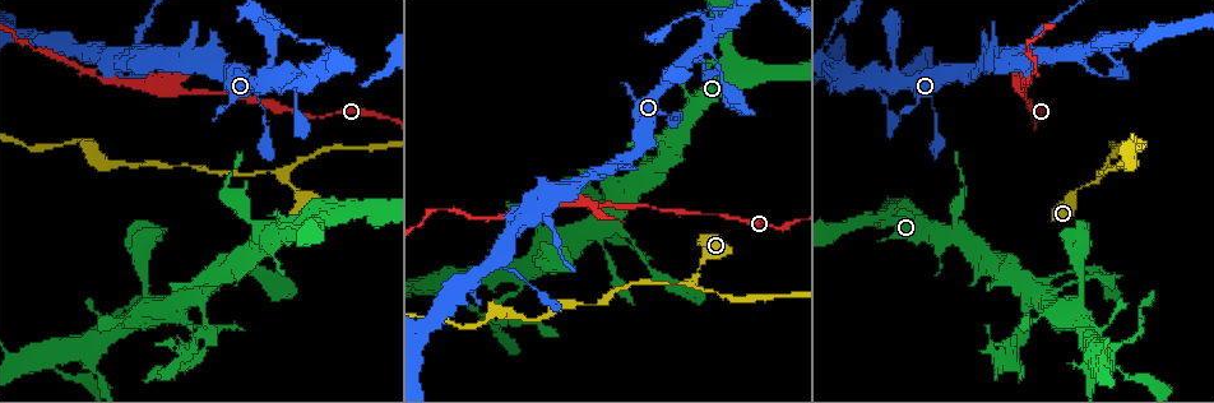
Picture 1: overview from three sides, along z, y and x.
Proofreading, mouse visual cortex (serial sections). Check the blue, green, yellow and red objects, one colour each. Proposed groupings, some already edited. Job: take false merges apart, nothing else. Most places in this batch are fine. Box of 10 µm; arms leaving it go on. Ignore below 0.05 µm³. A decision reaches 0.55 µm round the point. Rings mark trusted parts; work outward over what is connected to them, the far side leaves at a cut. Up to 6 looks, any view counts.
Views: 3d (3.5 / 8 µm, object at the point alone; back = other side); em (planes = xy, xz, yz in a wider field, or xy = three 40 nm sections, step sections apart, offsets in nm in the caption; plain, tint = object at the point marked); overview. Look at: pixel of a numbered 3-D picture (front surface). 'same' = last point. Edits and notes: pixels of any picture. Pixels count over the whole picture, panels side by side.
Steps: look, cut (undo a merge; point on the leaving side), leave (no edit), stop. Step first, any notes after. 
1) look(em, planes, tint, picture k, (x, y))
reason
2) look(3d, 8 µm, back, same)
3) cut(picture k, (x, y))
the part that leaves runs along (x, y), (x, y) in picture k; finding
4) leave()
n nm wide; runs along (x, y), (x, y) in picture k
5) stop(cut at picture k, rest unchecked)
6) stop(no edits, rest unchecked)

look(3d, 3.5 µm, picture 1, (689, 280))

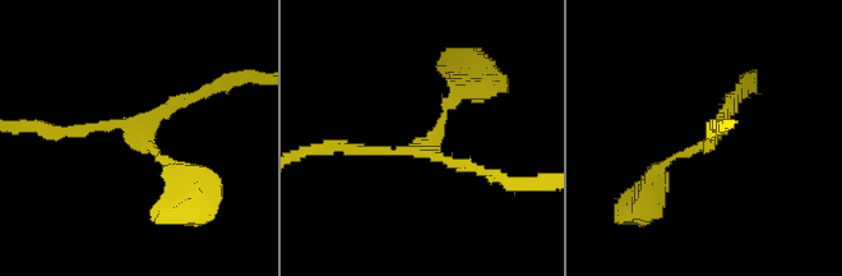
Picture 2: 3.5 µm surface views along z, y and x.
look(em, xy, step 2, tint, picture 2, (421, 146))

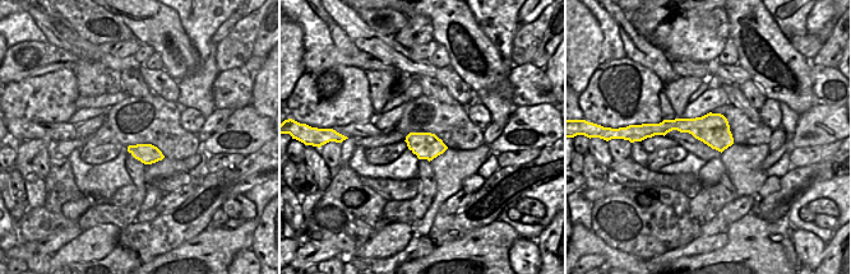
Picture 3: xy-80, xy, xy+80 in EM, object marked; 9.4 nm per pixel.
leave()
3 arms; runs along (465, 88), (417, 151), (339, 147) in picture 2; all the same cell

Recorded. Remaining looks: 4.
look(3d, 8 µm, back, picture 1, (598, 193))
sharp bend

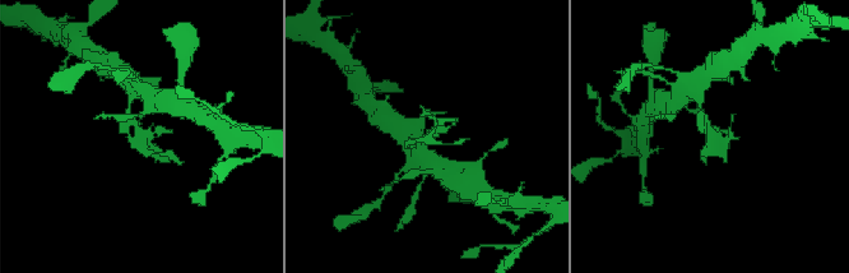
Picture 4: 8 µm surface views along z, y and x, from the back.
look(3d, 3.5 µm, same)

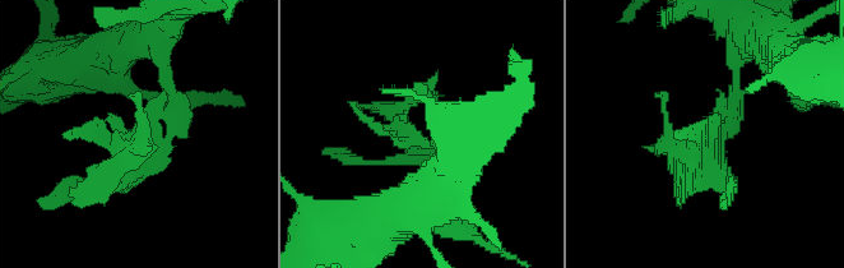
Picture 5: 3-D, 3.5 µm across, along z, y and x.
leave()
runs along (165, 82), (172, 109), (89, 199) in picture 5; continuous, no second cell

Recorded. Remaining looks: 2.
stop(no edits, rest unchecked)

